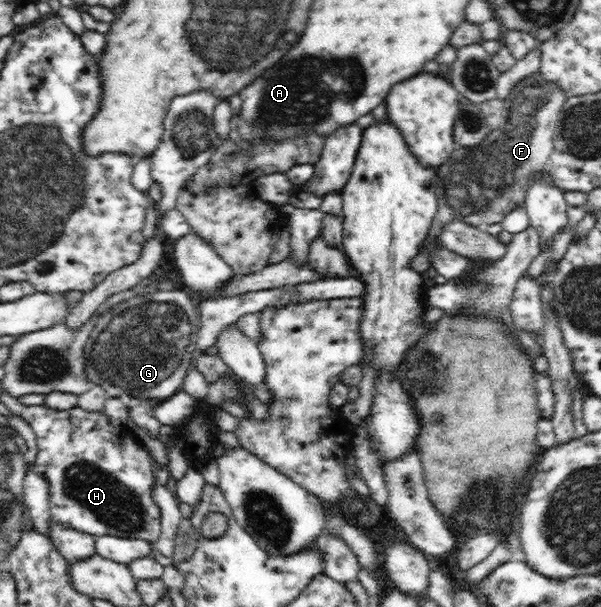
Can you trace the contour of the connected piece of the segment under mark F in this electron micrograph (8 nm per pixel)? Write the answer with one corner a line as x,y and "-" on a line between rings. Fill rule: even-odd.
540,71
531,74
529,78
525,78
513,87
513,91
507,96
505,102
507,103
508,121
501,130
491,132
480,144
457,148
442,166
437,167
436,192
439,206
428,235
432,244
436,242
438,246
443,245
439,242
440,233
454,219
469,226
485,229
488,225
502,223
505,216
508,215
507,212
511,212
513,208
524,206
525,188
529,184
533,184
531,176
535,172
547,170
545,165
554,150
554,137
558,132
559,115
566,100
567,95
563,88
559,88
553,83
547,83

